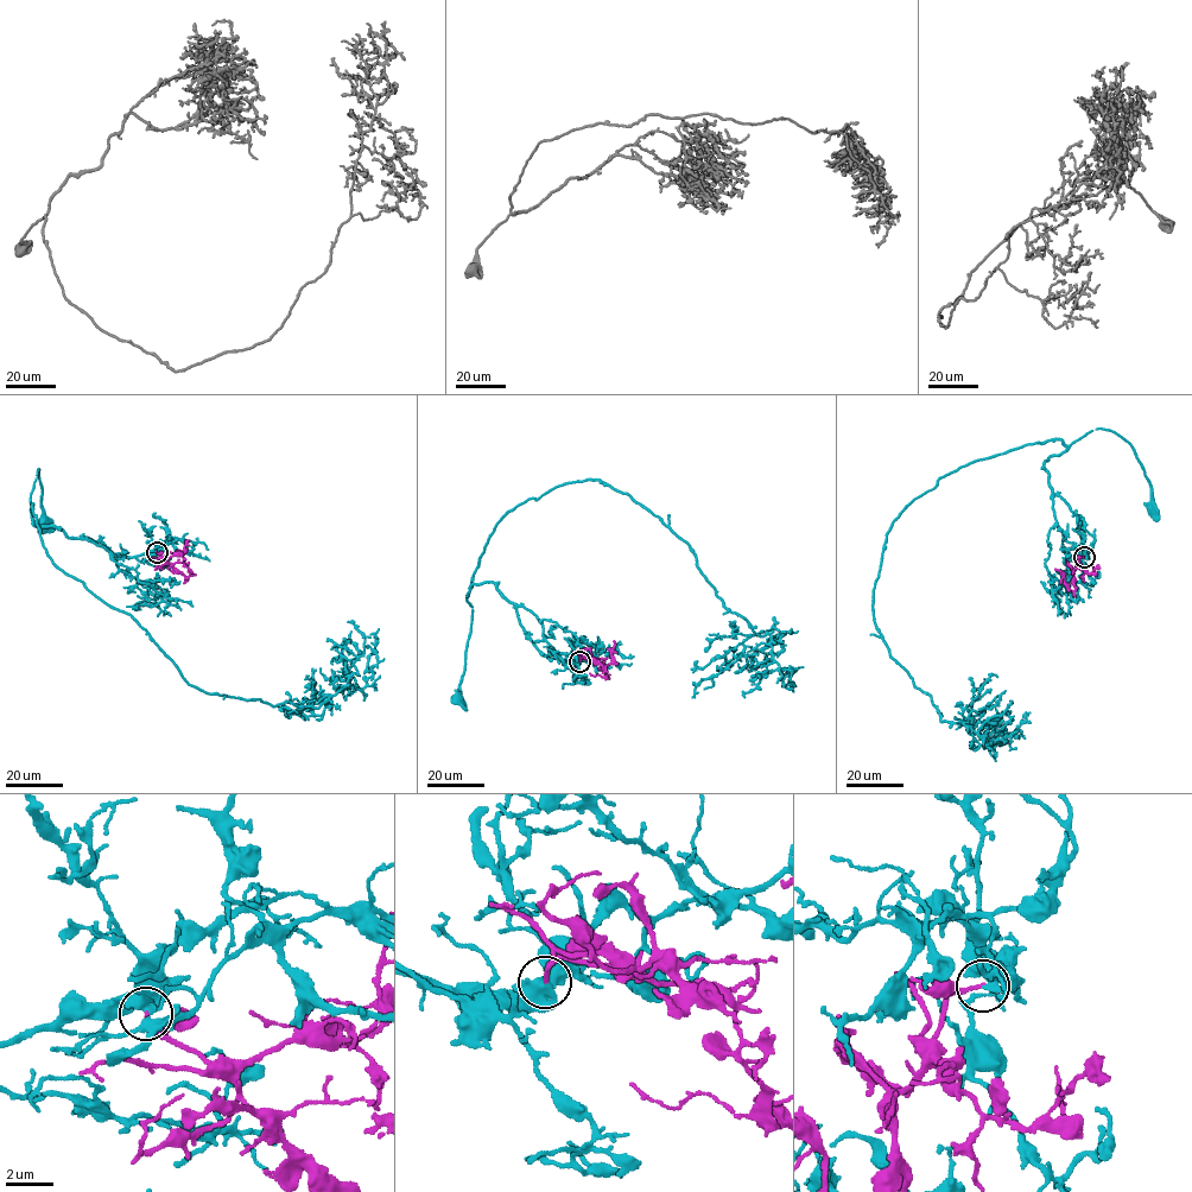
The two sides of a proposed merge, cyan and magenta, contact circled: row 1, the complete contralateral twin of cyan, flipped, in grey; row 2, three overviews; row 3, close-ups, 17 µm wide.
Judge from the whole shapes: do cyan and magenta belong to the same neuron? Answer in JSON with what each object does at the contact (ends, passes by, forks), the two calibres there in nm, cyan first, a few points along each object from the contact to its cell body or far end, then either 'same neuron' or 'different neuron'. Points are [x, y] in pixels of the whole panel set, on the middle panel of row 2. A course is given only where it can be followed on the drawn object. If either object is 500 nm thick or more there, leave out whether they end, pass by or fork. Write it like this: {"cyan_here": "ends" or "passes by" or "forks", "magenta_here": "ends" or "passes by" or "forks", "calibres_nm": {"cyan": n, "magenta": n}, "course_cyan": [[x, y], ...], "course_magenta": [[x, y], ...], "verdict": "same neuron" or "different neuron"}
{"cyan_here": "passes by", "magenta_here": "ends", "calibres_nm": {"cyan": 380, "magenta": 150}, "course_cyan": [[578, 661], [541, 654], [524, 631], [514, 604], [494, 583], [473, 584], [465, 598], [473, 613], [458, 698]], "course_magenta": [[578, 661], [593, 659], [604, 669], [613, 660], [614, 640]], "verdict": "same neuron"}

